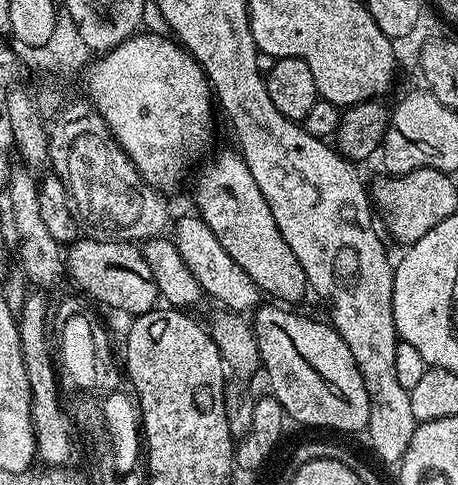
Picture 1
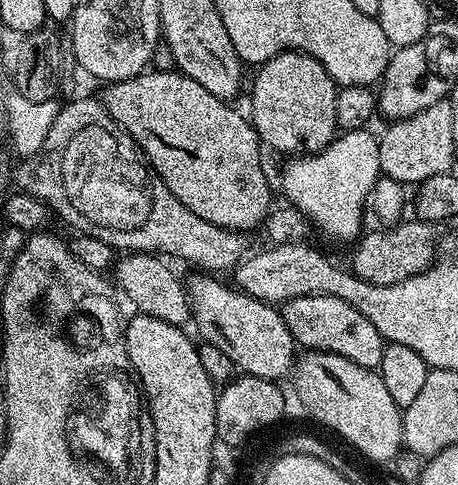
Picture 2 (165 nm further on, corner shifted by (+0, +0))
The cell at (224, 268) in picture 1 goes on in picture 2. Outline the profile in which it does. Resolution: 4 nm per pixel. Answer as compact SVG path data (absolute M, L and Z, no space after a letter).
M310 294L287 300L282 306L282 315L292 337L301 349L314 352L338 354L363 368L379 369L382 362L382 350L386 343L381 334L350 302L326 294Z

